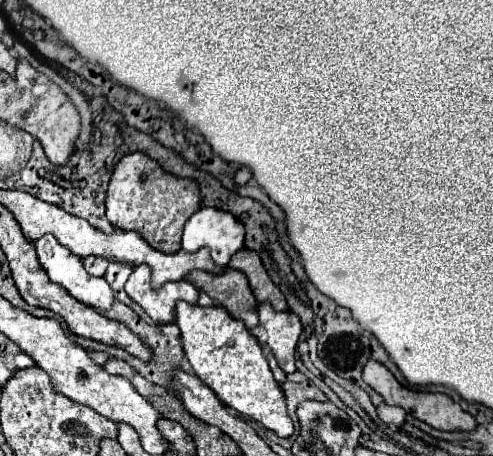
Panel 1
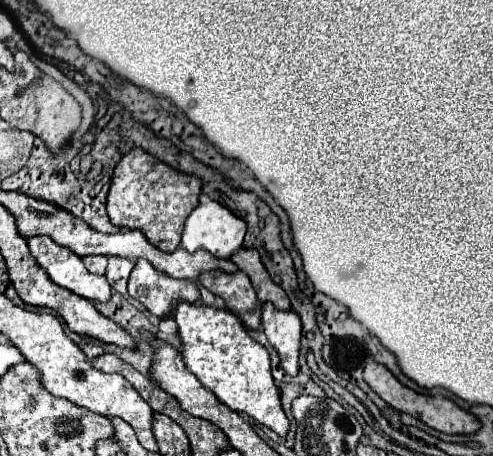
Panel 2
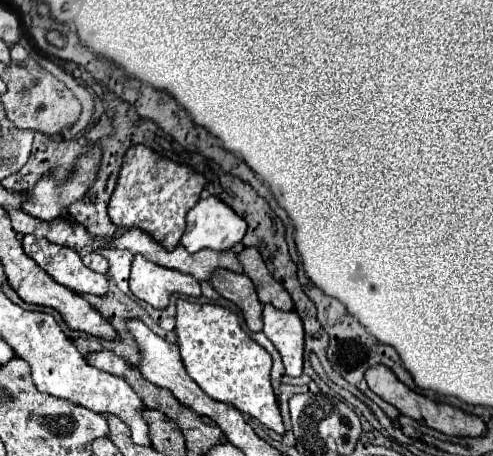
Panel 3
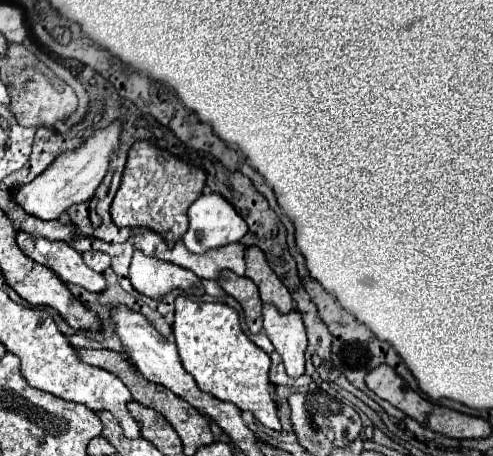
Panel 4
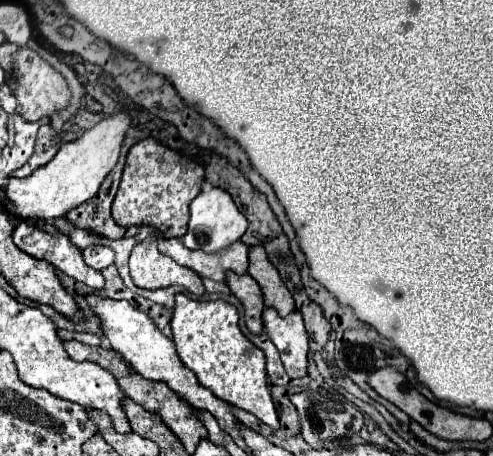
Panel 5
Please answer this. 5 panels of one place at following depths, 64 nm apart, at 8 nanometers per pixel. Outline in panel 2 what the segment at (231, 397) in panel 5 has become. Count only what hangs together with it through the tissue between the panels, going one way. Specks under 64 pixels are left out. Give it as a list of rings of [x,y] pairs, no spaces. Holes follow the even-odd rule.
[[[184,300],[176,306],[174,320],[178,322],[184,364],[200,384],[228,408],[248,414],[278,436],[286,436],[288,418],[280,406],[280,394],[270,374],[268,350],[248,336],[240,320],[230,310],[190,304]]]

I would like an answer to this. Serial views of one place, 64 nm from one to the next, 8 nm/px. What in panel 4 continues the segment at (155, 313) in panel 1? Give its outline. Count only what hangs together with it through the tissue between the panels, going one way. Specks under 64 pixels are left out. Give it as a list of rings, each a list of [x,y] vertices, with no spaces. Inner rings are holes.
[[[134,250],[132,256],[130,282],[140,294],[150,298],[160,298],[174,288],[180,288],[190,296],[204,294],[204,286],[194,272],[184,270],[178,264],[168,264],[156,256],[146,256],[140,250]]]

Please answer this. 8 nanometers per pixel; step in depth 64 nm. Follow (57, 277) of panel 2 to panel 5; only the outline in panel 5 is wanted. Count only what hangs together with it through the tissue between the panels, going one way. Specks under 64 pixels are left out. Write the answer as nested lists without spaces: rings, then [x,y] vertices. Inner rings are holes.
[[[22,220],[14,228],[14,244],[34,258],[52,262],[54,268],[62,270],[64,274],[72,276],[78,282],[84,282],[90,288],[100,290],[104,286],[102,274],[86,266],[80,248],[76,248],[70,236],[64,232],[52,234],[52,232],[38,228],[30,220]]]

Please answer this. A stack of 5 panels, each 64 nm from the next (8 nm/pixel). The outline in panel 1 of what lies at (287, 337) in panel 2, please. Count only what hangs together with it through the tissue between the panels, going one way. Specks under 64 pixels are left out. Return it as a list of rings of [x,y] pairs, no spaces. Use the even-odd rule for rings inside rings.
[[[268,302],[258,304],[258,314],[260,326],[266,330],[266,344],[272,348],[278,366],[288,374],[296,372],[296,344],[302,332],[300,318],[290,310],[276,312]]]

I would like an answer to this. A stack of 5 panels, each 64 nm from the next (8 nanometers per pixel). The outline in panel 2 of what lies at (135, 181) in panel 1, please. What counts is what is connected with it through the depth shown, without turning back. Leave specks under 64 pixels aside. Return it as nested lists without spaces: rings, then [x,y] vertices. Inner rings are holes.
[[[132,148],[116,166],[114,170],[114,180],[108,192],[108,216],[110,222],[118,228],[136,228],[140,232],[144,232],[144,236],[160,250],[164,252],[174,252],[180,244],[180,236],[184,230],[184,222],[188,218],[188,214],[196,208],[198,204],[198,196],[202,190],[202,180],[190,174],[184,174],[180,170],[174,170],[166,164],[158,164],[162,166],[160,176],[150,176],[150,170],[154,170],[154,156],[148,154],[144,148]]]

